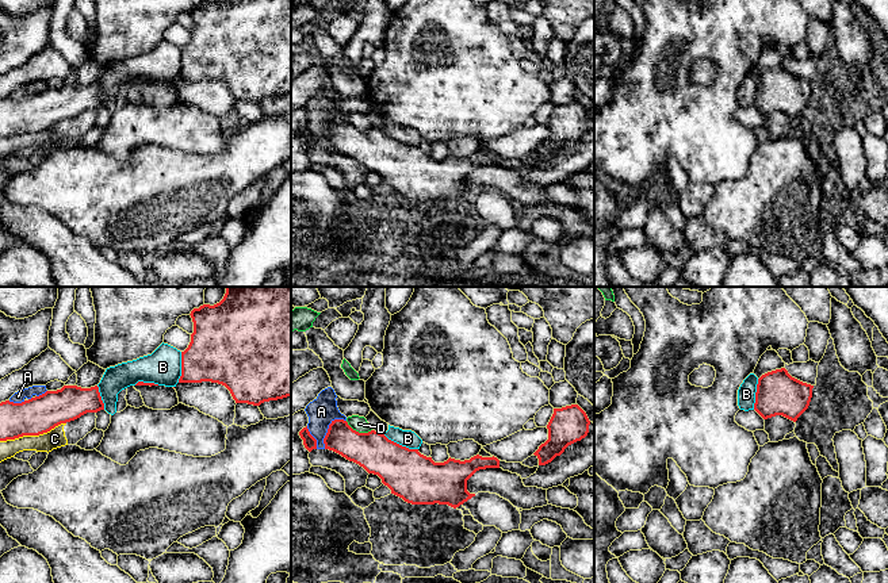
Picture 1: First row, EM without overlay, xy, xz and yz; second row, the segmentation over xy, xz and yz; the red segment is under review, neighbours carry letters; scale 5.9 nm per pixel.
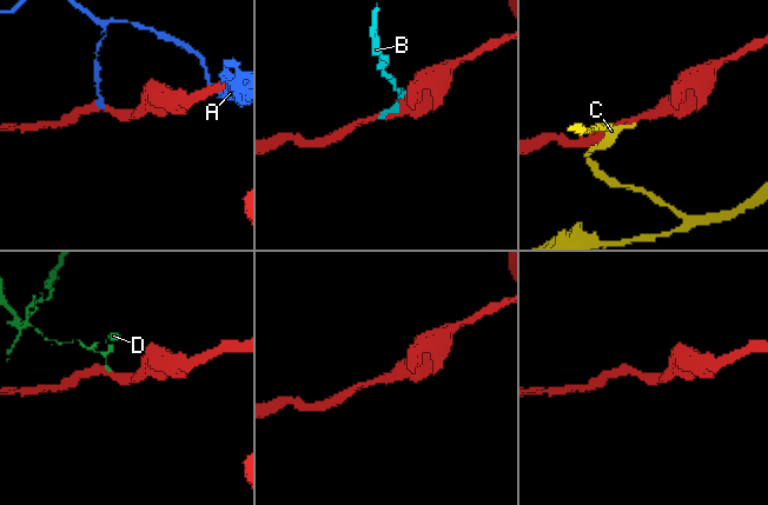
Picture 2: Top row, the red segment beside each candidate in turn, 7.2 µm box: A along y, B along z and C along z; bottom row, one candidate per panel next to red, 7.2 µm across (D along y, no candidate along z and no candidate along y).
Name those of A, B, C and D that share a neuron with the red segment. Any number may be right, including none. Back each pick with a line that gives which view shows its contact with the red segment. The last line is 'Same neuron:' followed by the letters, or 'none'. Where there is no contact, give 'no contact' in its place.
Same neuron: none

